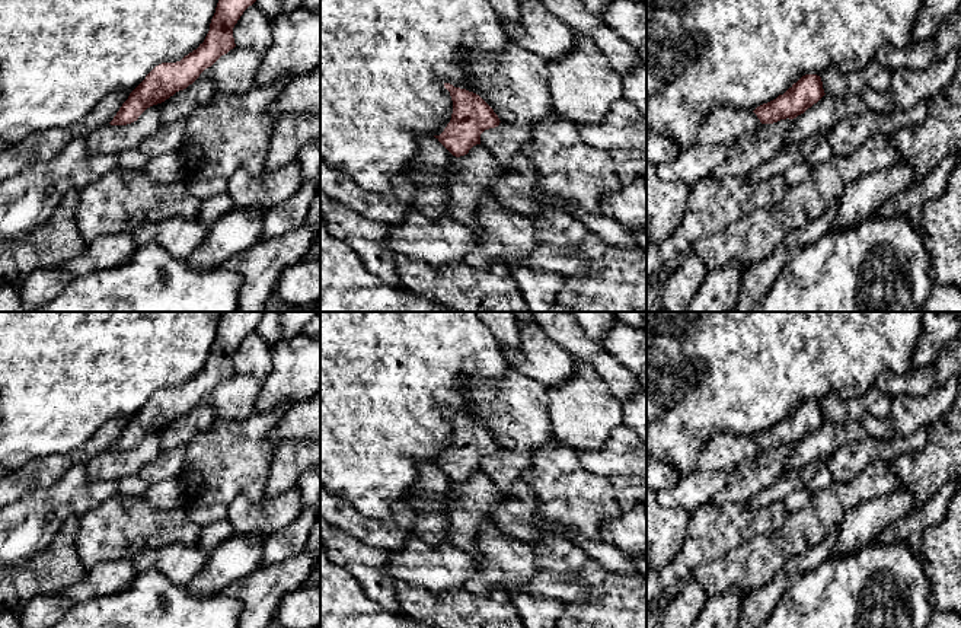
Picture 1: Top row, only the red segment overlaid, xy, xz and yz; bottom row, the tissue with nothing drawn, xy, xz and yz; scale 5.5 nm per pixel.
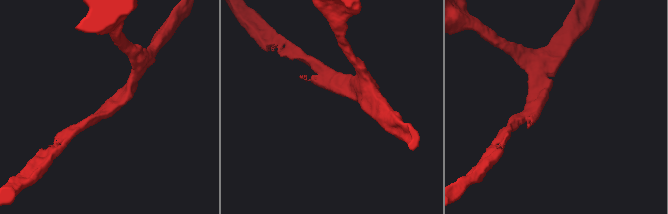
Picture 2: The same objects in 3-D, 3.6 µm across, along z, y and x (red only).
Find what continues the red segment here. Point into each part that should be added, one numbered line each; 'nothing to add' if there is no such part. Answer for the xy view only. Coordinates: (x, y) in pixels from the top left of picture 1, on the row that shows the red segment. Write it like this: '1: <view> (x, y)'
nothing to add

